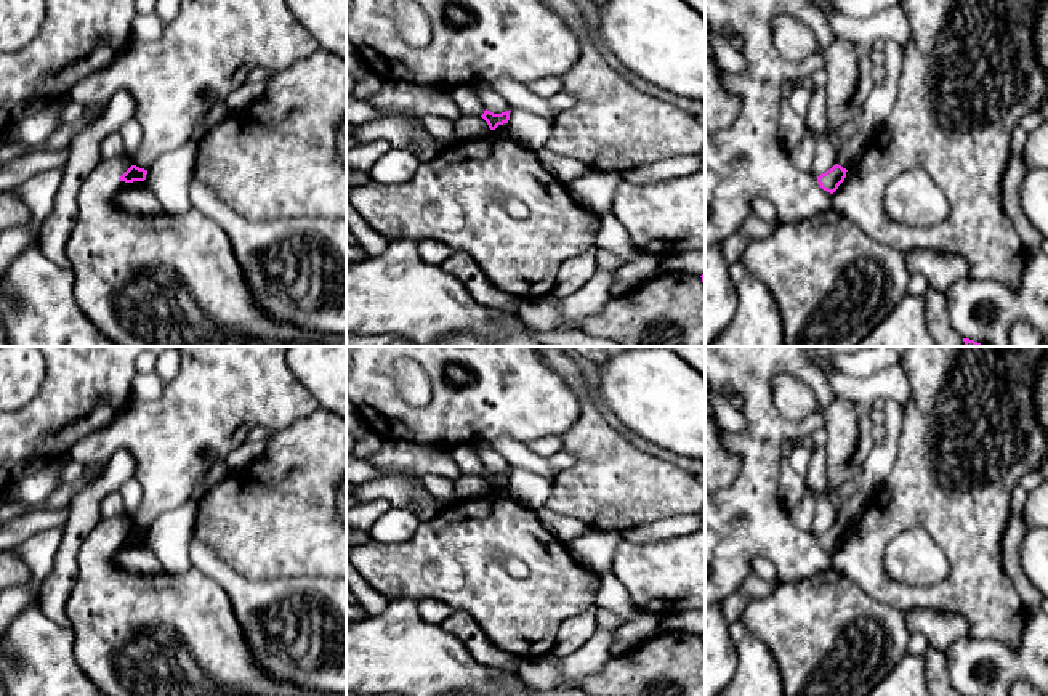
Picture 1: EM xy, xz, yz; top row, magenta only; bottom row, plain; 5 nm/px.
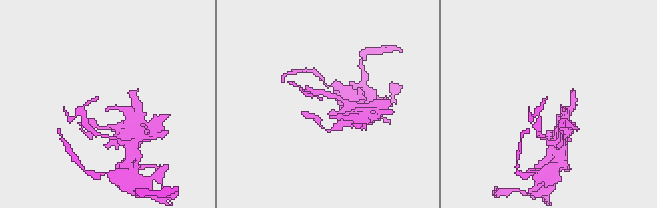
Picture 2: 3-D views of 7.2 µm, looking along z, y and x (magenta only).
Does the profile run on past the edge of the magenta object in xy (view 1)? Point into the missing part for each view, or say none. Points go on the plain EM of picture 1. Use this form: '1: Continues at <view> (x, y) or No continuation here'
1: No continuation here

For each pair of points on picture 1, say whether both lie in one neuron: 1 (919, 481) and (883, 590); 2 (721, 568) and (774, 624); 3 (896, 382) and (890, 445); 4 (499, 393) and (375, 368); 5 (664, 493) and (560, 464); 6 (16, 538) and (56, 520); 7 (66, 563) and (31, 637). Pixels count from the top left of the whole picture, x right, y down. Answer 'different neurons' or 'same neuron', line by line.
1: same neuron
2: different neurons
3: different neurons
4: same neuron
5: different neurons
6: same neuron
7: different neurons

